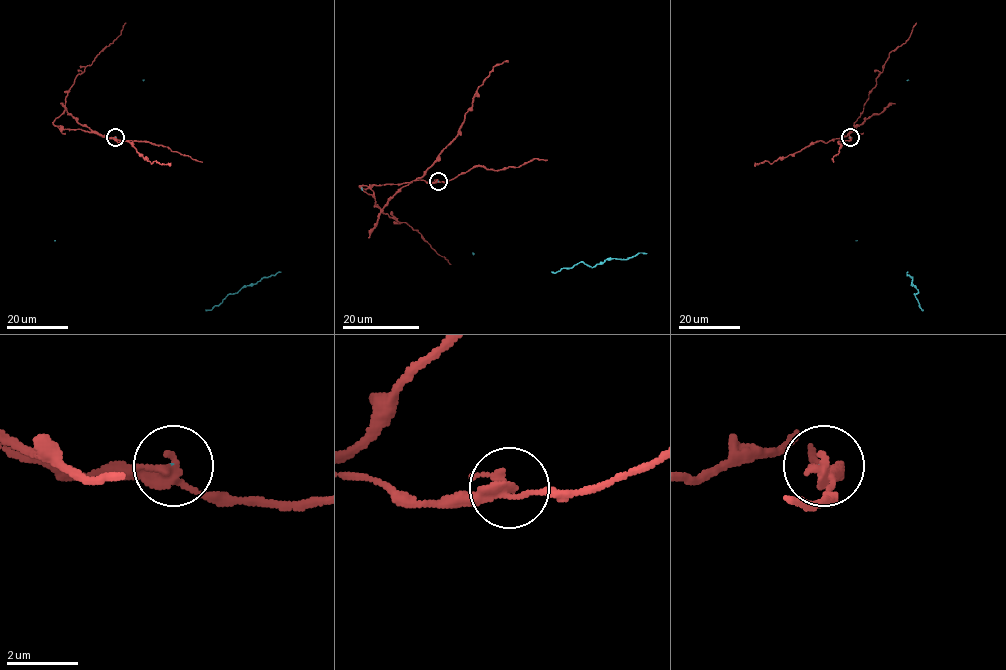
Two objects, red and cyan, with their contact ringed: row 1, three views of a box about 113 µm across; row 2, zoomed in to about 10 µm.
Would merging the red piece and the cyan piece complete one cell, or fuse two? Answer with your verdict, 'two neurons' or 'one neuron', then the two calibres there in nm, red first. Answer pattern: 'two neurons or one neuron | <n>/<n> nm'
two neurons | 280/60 nm

